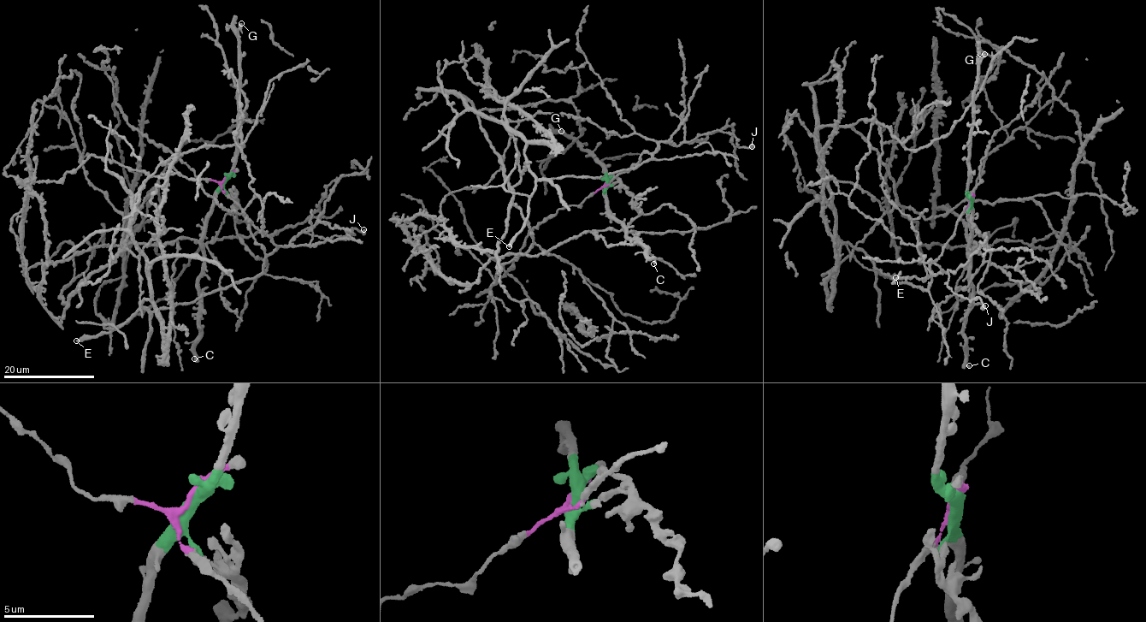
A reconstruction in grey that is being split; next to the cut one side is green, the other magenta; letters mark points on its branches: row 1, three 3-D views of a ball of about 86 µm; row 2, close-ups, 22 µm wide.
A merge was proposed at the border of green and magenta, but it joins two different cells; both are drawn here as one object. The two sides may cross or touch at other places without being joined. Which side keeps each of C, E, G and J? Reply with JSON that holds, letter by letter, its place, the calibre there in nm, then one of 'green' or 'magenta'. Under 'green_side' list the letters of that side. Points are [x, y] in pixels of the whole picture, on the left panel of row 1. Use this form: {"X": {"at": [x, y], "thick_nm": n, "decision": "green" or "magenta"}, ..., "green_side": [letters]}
{"C": {"at": [194, 358], "thick_nm": 260, "decision": "green"}, "E": {"at": [76, 340], "thick_nm": 400, "decision": "magenta"}, "G": {"at": [241, 23], "thick_nm": 440, "decision": "green"}, "J": {"at": [363, 229], "thick_nm": 550, "decision": "magenta"}, "green_side": ["C", "G"]}

